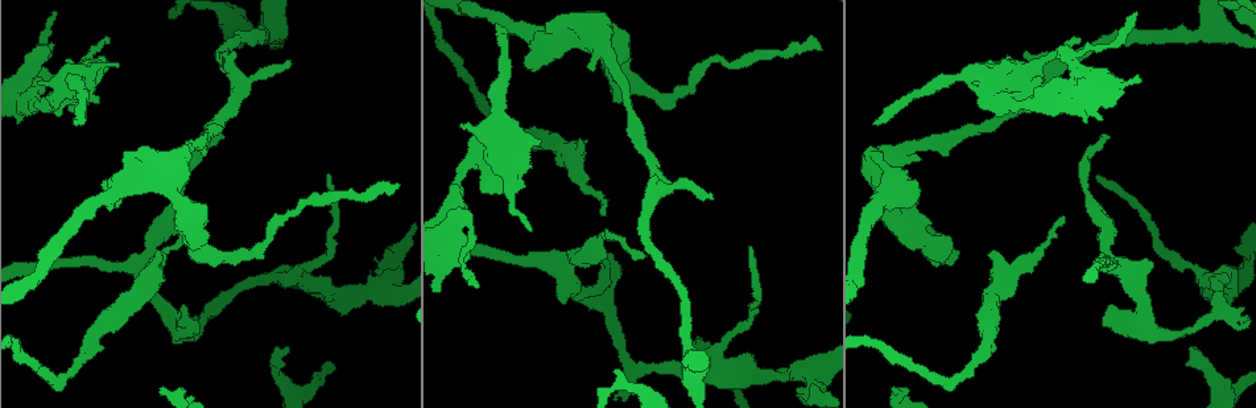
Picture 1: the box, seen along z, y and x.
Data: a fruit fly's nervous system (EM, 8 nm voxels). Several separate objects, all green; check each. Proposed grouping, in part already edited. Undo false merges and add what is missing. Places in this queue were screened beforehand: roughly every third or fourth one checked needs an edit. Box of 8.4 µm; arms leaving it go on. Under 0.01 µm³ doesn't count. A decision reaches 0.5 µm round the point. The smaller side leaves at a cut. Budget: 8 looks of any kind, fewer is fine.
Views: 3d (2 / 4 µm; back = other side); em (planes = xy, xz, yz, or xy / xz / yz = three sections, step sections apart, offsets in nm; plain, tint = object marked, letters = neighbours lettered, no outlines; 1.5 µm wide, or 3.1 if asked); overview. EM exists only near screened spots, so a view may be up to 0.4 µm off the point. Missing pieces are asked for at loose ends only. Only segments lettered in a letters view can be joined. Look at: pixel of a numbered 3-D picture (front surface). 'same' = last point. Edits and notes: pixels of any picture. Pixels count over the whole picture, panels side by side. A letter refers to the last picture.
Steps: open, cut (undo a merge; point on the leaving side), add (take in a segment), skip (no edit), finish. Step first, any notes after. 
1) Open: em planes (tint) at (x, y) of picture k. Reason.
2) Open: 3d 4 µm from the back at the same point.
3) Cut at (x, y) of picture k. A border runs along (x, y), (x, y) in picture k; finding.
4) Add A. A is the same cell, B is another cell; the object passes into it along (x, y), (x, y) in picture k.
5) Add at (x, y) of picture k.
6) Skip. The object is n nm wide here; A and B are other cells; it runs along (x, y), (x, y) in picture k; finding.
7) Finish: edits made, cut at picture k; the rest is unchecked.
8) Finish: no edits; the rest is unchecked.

Open: em planes (letters) at (75, 124) of picture 1. Branch stops here.

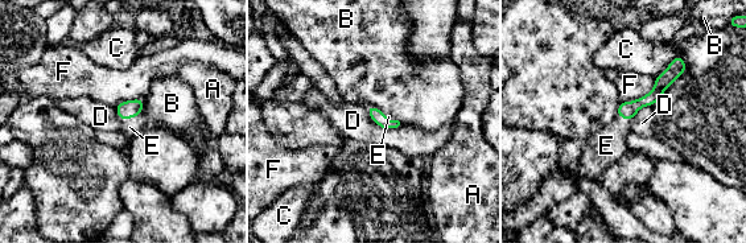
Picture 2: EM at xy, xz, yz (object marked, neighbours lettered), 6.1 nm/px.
Add at (130, 127) of picture 2. E is the same cell, A, B, C, D and F are other cells; it goes on there.

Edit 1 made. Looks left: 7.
Open: overview.

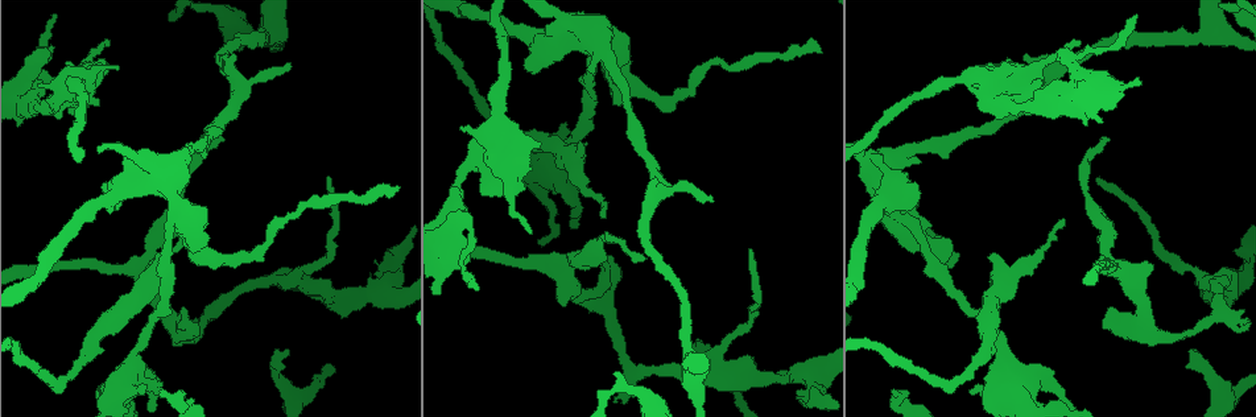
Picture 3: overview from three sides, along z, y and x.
Open: em yz step 8 (plain) at (114, 65) of picture 3. Free end.

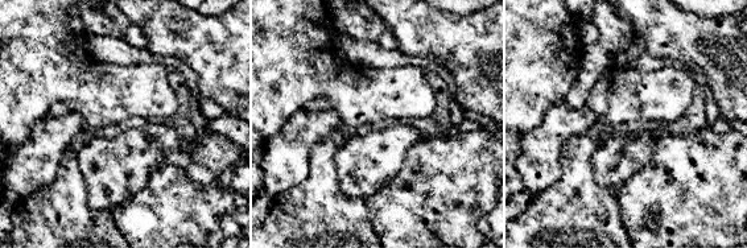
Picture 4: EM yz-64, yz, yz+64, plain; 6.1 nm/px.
Open: em yz step 8 (tint) at the same point.

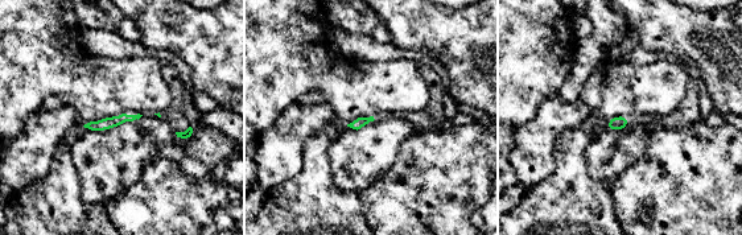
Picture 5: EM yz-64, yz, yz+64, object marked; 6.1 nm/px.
Open: em yz step 8 (letters) at the same point. What lies round it.

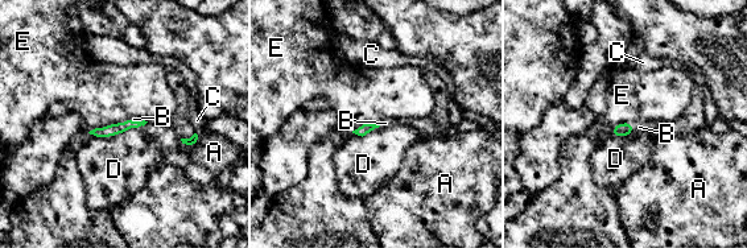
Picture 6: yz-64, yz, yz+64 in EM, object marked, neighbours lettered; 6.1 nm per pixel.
Add at (178, 122) of picture 6. B is the same cell, A, C, D and E are other cells; the object passes into it along (189, 141), (188, 139), (178, 122) in picture 6; the neuron continues.

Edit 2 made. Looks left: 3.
Finish: edits made, add at picture 2, add at picture 6; the rest is unchecked.

